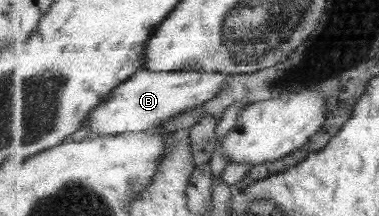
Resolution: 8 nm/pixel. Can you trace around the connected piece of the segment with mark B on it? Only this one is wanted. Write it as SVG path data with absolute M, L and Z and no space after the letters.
M139 69L92 111L87 125L93 136L136 133L158 128L164 121L210 101L228 81L230 74L210 71L154 72Z

